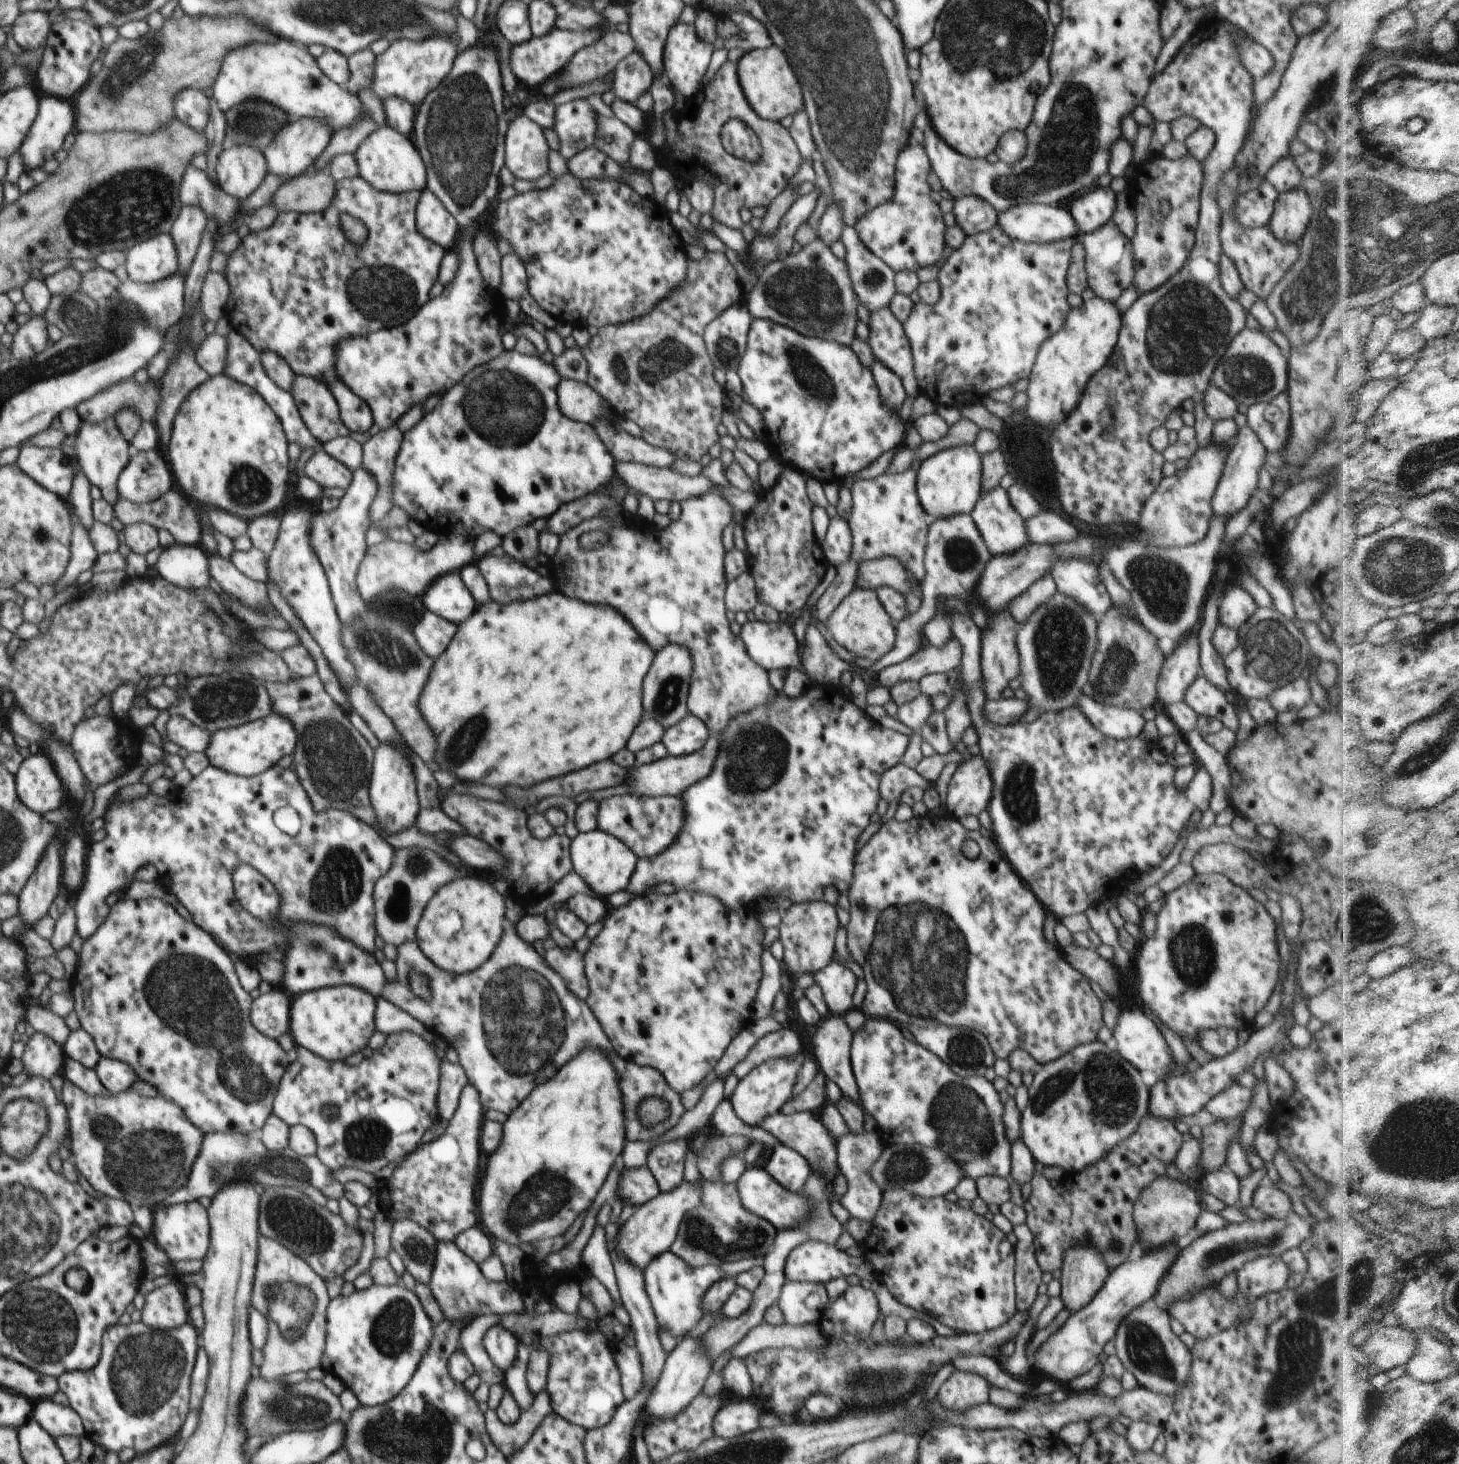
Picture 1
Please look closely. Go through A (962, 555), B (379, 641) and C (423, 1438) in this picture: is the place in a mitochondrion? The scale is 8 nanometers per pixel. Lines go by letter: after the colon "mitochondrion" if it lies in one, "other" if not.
A: mitochondrion
B: mitochondrion
C: mitochondrion

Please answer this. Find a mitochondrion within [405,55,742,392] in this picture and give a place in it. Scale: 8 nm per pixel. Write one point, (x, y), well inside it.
(462, 154)

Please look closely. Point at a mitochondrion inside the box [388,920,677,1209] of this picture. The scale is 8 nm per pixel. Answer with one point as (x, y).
(521, 1015)

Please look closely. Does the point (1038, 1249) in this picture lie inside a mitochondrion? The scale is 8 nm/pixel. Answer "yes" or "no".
no

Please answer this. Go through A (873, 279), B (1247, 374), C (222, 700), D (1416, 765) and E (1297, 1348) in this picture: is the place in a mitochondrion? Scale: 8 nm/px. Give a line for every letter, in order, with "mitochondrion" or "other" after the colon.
A: mitochondrion
B: mitochondrion
C: mitochondrion
D: mitochondrion
E: mitochondrion

